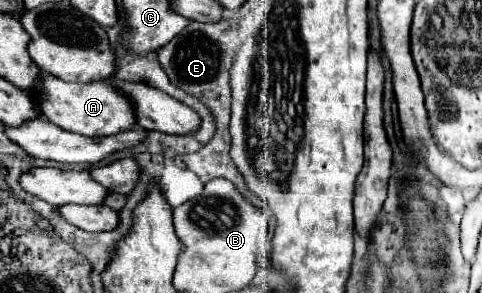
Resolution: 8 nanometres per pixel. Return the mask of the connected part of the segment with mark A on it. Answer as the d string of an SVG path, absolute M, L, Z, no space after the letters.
M45 76L41 84L41 92L35 96L39 100L37 106L41 108L41 114L49 122L75 134L111 136L111 134L119 134L119 132L135 128L133 102L127 96L121 96L117 88L109 88L109 84L105 82L81 84L81 82L65 82L55 76Z

